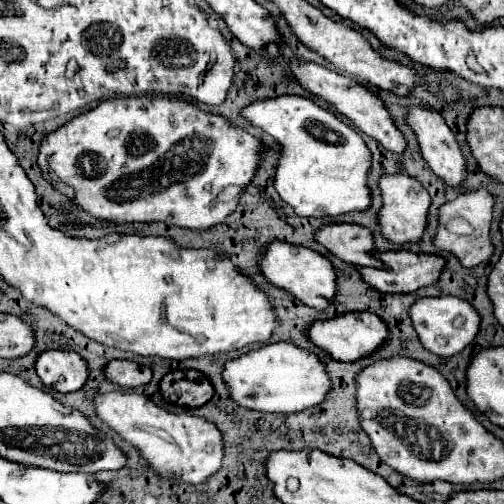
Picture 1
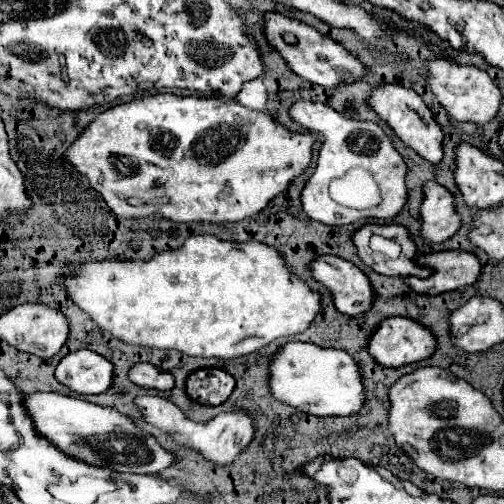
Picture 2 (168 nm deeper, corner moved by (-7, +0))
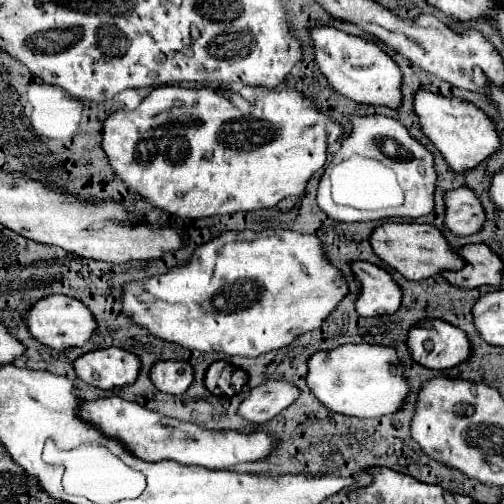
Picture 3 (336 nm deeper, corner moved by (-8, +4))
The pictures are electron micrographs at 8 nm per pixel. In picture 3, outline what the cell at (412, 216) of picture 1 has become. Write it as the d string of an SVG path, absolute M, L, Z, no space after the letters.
M464 186L458 190L450 190L446 194L446 226L458 234L468 236L482 230L486 220L486 212L476 198L476 194Z

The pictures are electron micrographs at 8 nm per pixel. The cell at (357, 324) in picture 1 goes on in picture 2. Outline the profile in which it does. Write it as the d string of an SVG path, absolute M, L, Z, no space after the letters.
M385 318L373 330L367 350L381 366L403 366L429 358L435 350L431 332L409 318Z

